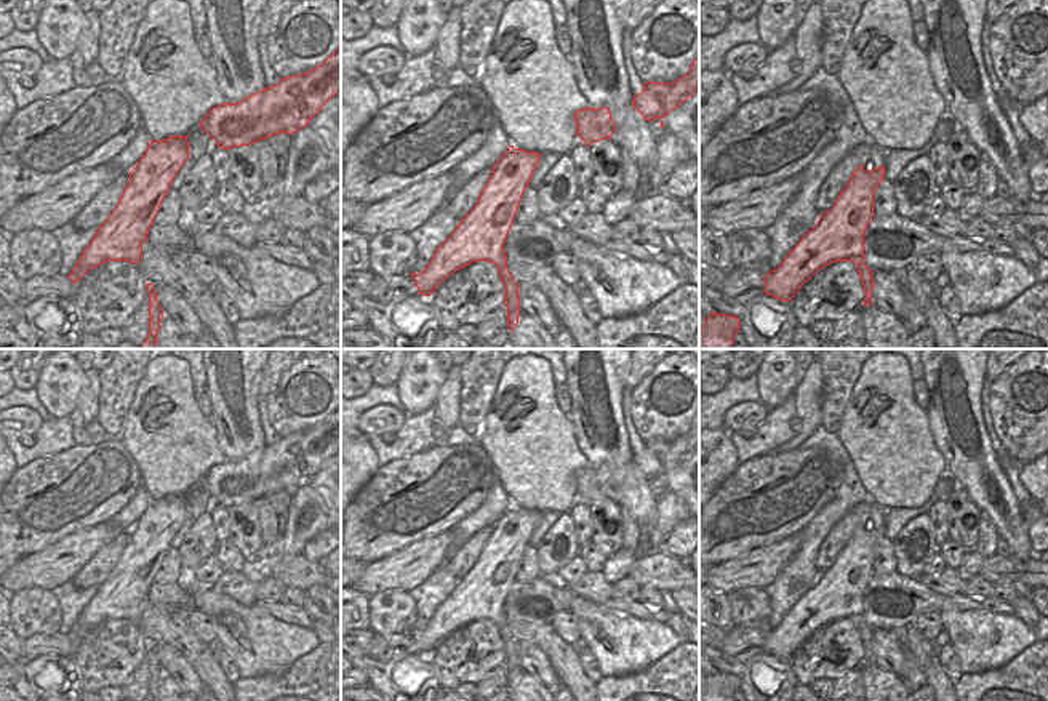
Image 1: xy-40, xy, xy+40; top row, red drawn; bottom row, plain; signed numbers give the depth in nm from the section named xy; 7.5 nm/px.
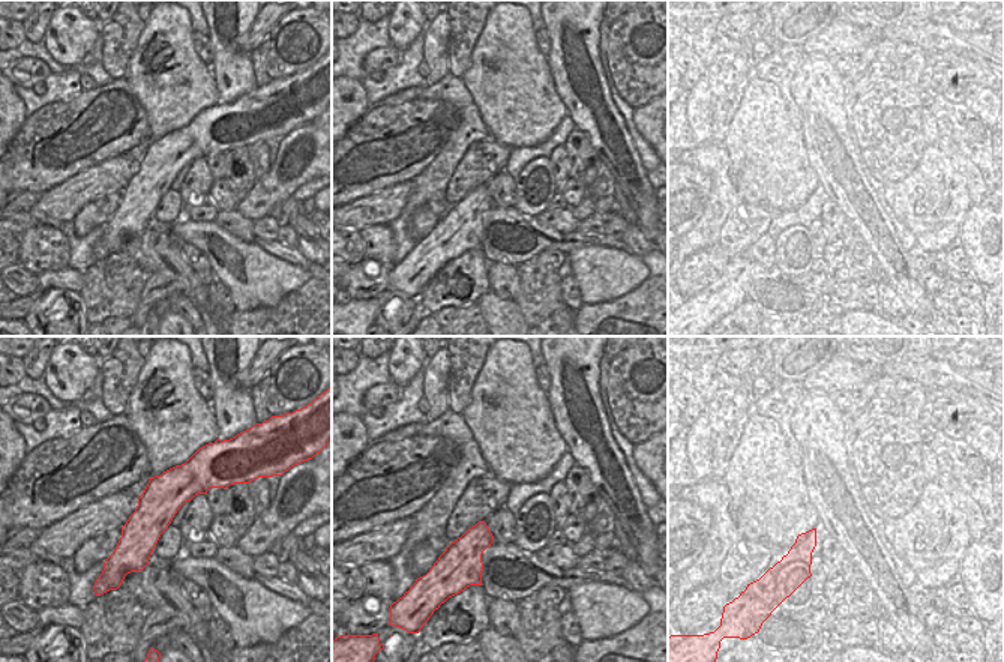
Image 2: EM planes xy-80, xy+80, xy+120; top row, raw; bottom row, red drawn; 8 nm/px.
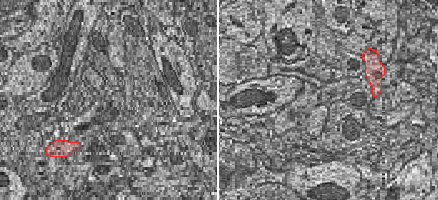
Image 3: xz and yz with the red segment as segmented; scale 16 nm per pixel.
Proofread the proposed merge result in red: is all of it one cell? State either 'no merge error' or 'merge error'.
no merge error

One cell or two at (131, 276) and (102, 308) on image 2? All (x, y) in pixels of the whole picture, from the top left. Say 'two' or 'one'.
one

